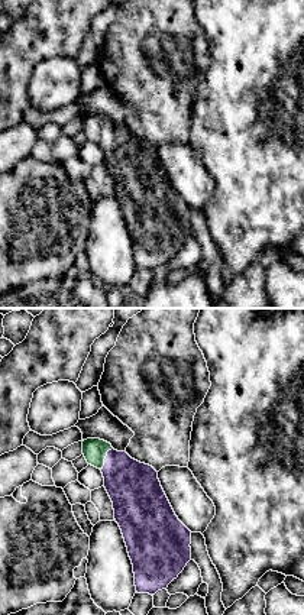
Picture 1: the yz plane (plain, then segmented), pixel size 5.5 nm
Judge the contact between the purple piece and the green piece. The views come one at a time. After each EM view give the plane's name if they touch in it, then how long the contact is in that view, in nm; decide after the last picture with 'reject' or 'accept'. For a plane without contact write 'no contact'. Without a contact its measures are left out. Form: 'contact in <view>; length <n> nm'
contact in yz; length 140 nm

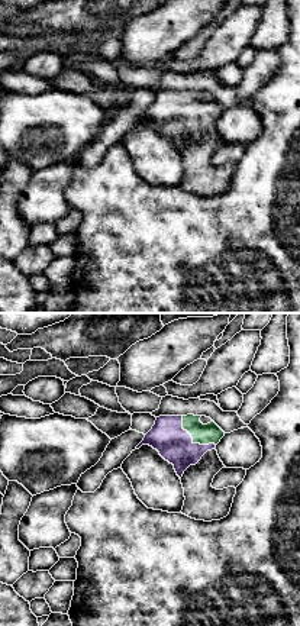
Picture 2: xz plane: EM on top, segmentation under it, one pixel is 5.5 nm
contact in xz; length 260 nm

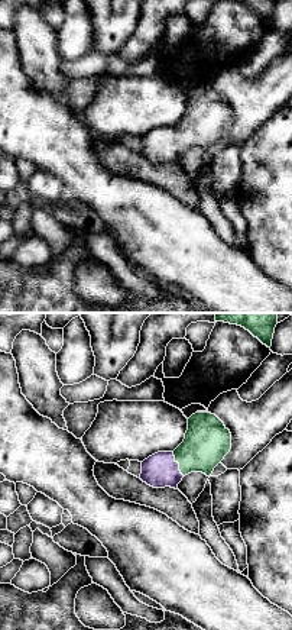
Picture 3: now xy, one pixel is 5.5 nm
contact in xy; length 150 nm

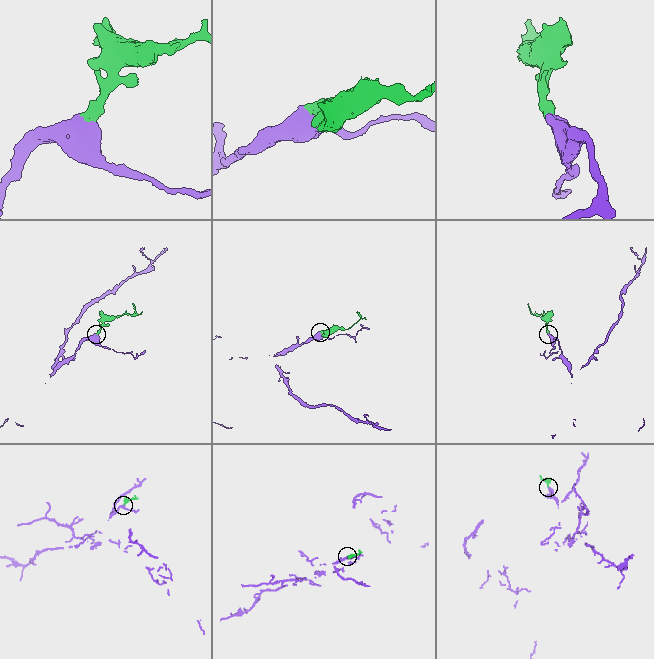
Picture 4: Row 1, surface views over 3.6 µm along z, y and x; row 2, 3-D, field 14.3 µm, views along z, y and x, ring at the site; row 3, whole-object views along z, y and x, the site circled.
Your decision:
accept

